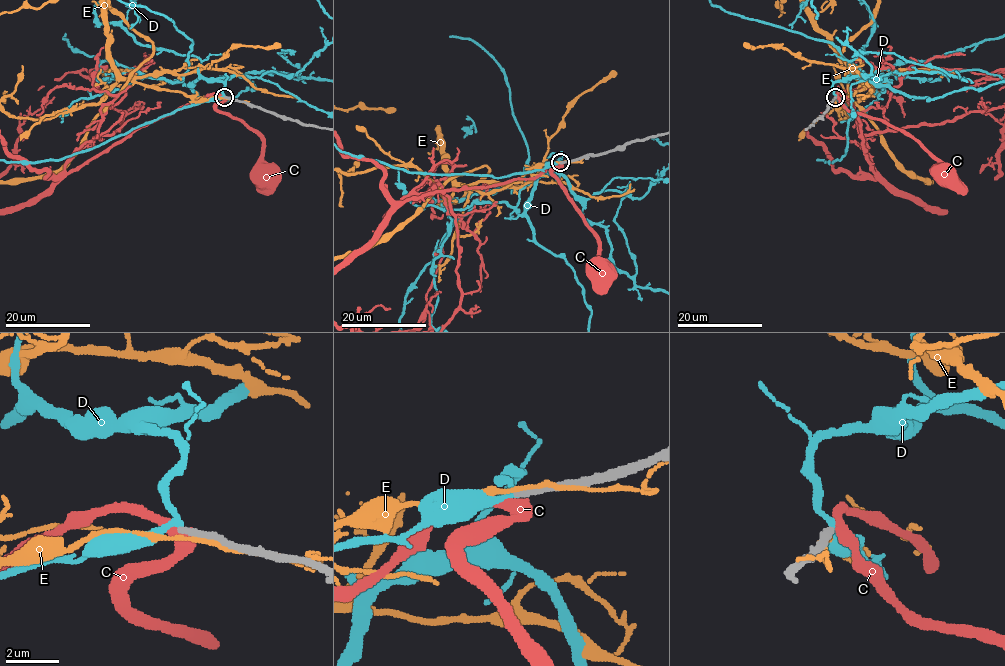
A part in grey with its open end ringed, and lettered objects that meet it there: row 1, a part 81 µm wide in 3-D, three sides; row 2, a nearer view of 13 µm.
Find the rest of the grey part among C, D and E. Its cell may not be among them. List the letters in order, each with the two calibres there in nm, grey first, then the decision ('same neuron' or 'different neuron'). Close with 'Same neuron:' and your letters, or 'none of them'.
C: 300/440 nm | different neuron
D: 280/200 nm | different neuron
E: 280/160 nm | different neuron
Same neuron: none of them

